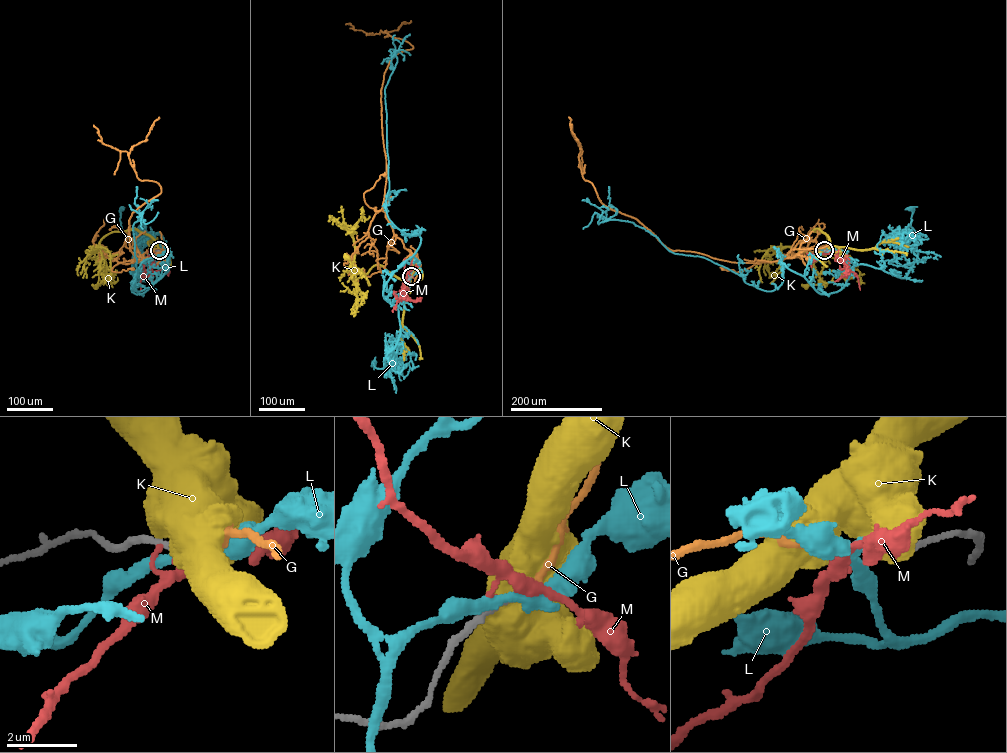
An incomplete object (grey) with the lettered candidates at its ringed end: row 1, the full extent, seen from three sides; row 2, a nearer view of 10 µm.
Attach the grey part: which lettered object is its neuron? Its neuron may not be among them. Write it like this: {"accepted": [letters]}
{"accepted": ["G"]}

